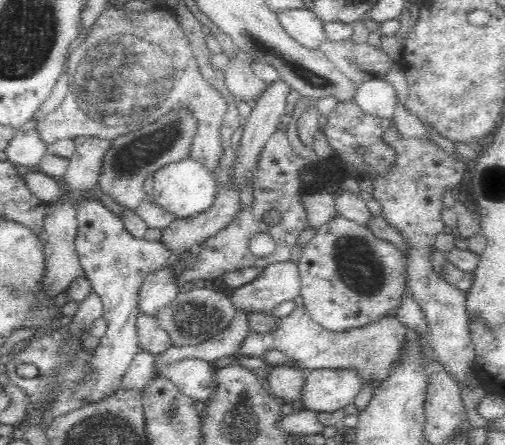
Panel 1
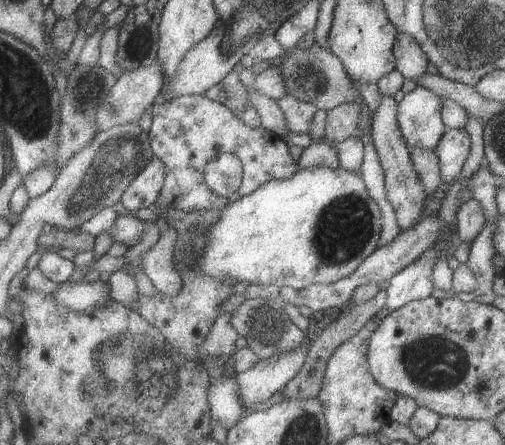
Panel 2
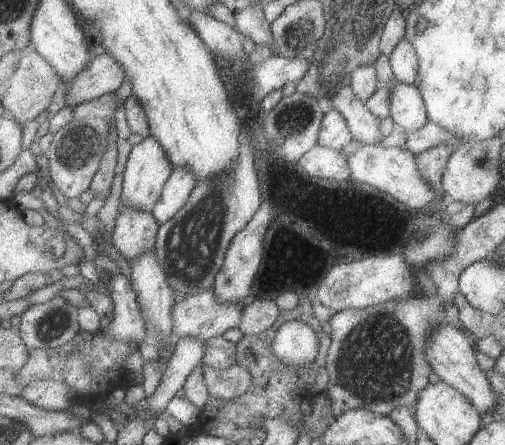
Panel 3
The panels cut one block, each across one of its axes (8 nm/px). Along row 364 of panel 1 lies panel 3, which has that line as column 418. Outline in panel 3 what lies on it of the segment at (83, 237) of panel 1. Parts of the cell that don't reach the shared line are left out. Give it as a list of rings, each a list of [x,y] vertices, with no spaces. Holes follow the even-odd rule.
[[[395,80],[393,84],[391,118],[395,126],[405,131],[414,131],[425,125],[426,107],[418,87],[413,83],[404,83],[399,80]]]

